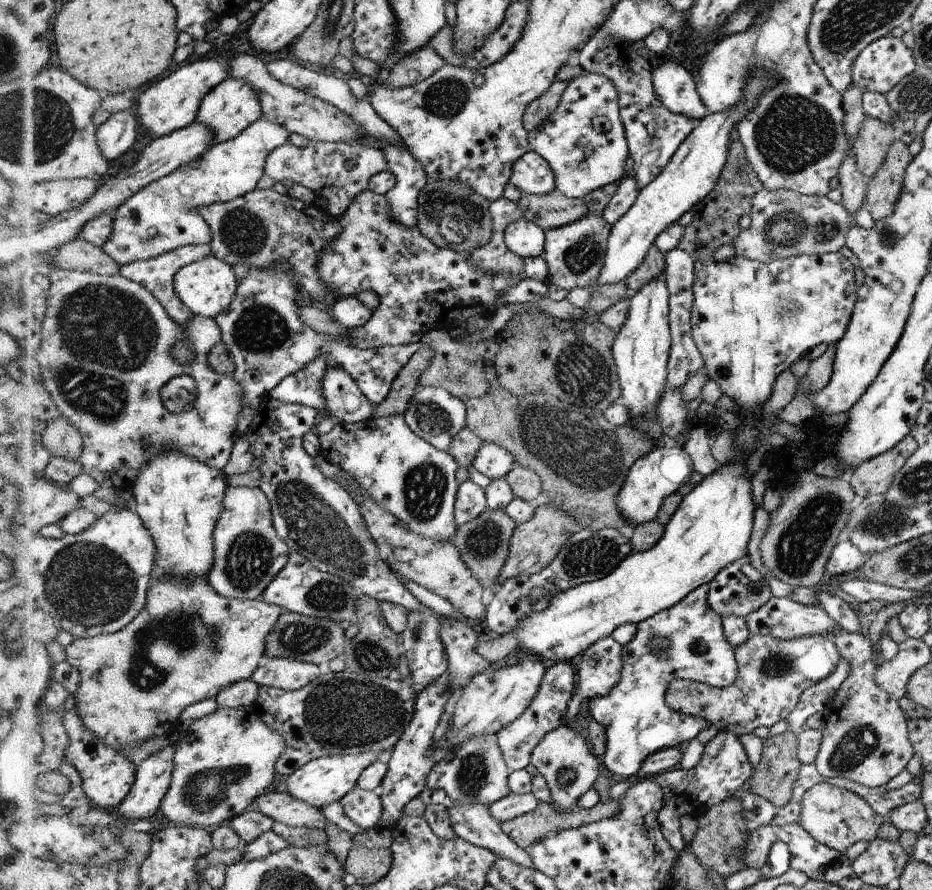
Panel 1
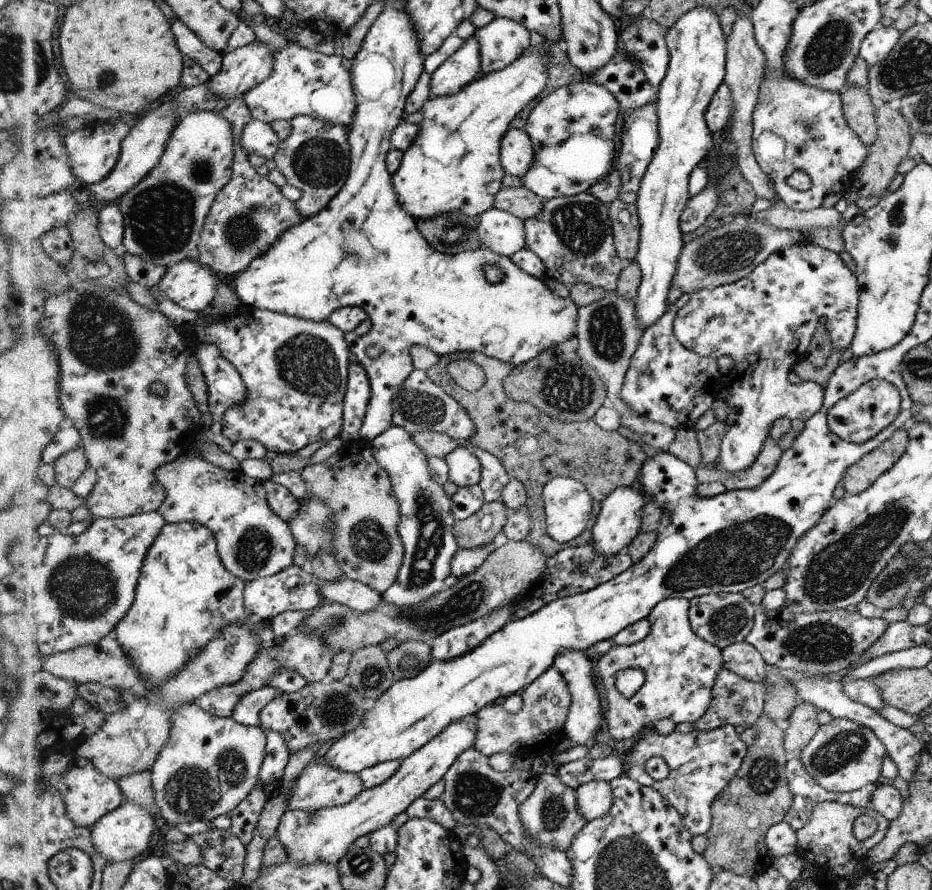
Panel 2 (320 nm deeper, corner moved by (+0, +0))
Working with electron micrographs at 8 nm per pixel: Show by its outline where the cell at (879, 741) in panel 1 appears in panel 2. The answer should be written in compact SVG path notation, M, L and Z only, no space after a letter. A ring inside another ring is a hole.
M834 719L826 724L819 725L812 740L801 750L802 766L810 776L813 776L820 786L834 793L858 791L863 786L882 781L883 760L888 756L886 745L876 736L876 732L850 719Z

